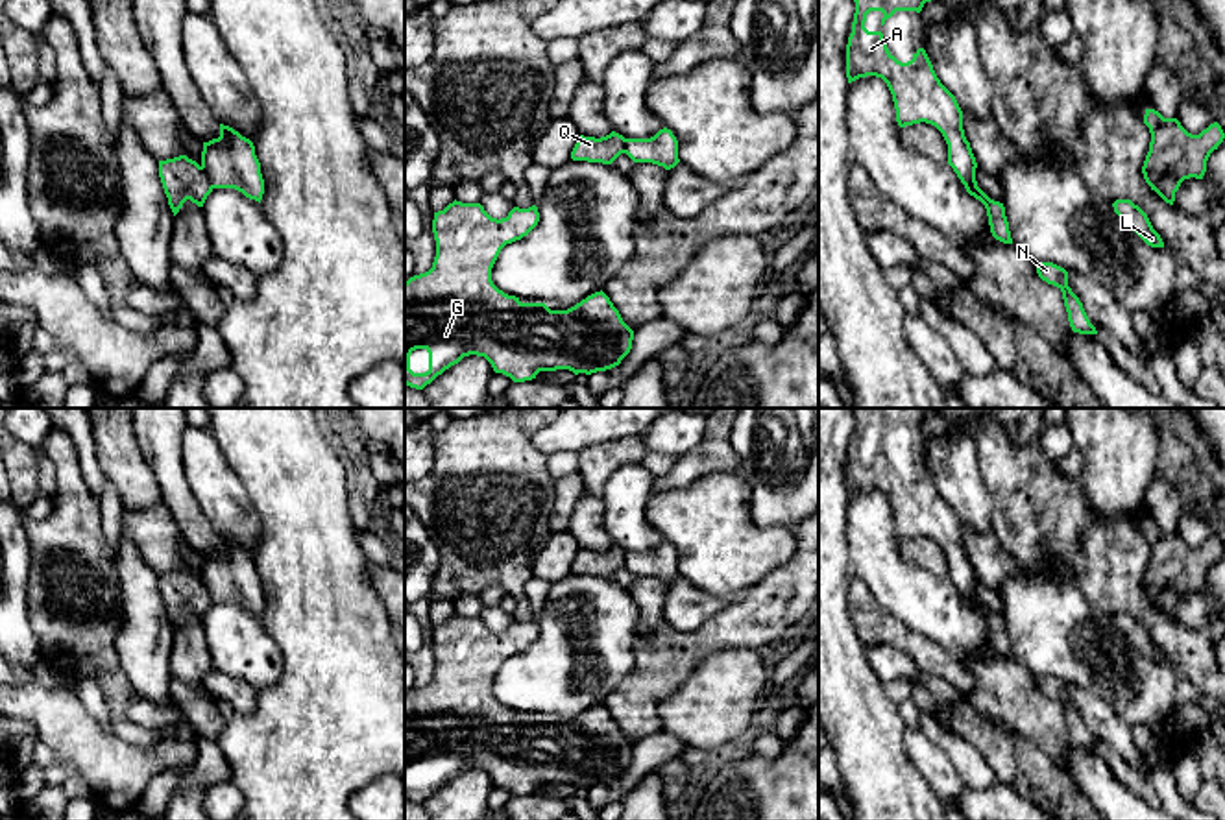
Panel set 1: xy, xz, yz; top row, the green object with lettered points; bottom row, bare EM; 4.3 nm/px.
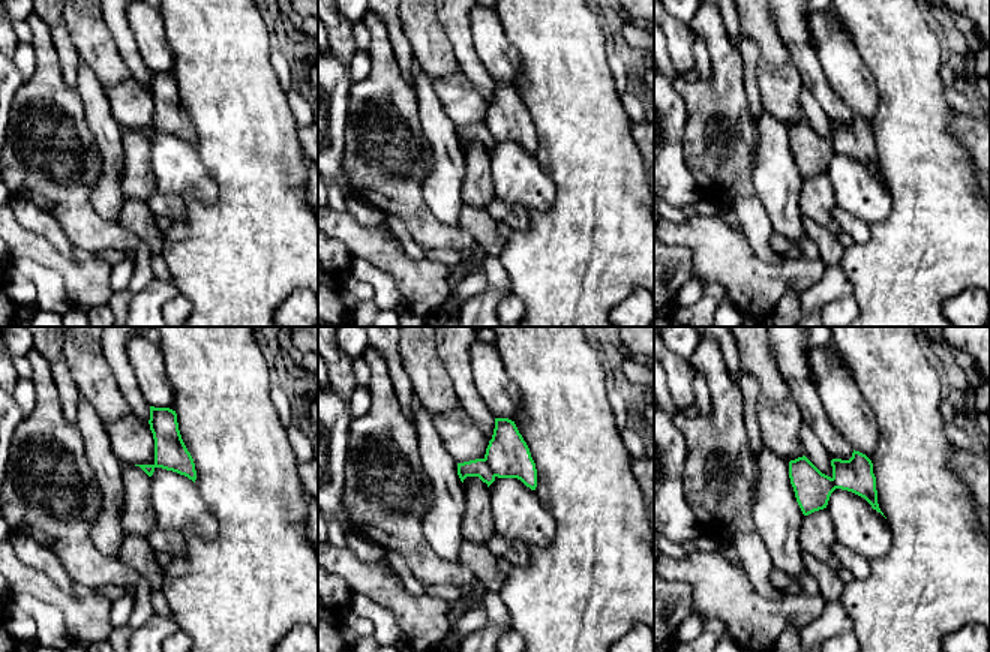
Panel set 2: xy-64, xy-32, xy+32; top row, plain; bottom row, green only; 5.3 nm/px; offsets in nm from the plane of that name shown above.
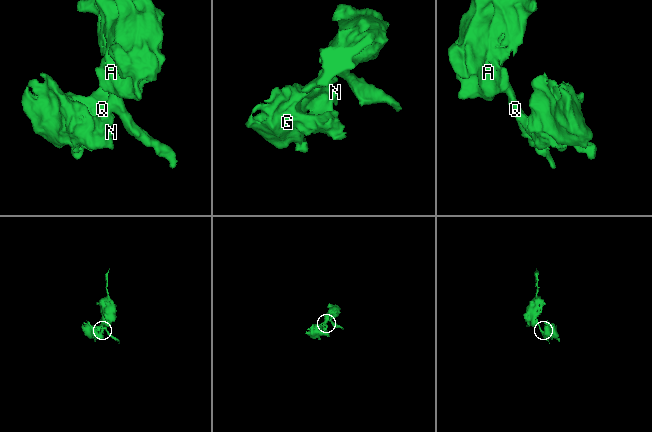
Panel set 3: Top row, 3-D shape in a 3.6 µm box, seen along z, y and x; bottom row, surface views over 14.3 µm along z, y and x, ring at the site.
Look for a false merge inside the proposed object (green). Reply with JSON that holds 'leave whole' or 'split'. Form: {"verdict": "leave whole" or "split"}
{"verdict": "split"}

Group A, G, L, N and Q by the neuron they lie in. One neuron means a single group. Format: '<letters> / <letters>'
A / G L N Q

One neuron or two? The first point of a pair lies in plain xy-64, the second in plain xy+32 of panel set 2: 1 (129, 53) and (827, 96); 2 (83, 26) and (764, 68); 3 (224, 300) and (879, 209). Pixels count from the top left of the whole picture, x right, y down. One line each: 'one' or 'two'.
1: one
2: two
3: two

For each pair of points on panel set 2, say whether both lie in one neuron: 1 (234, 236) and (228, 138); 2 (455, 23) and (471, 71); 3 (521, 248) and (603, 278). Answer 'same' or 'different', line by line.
1: same
2: same
3: same

